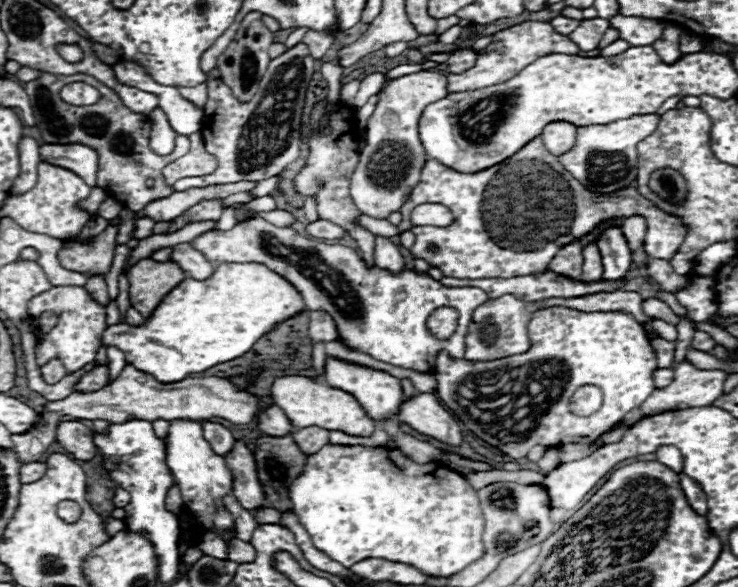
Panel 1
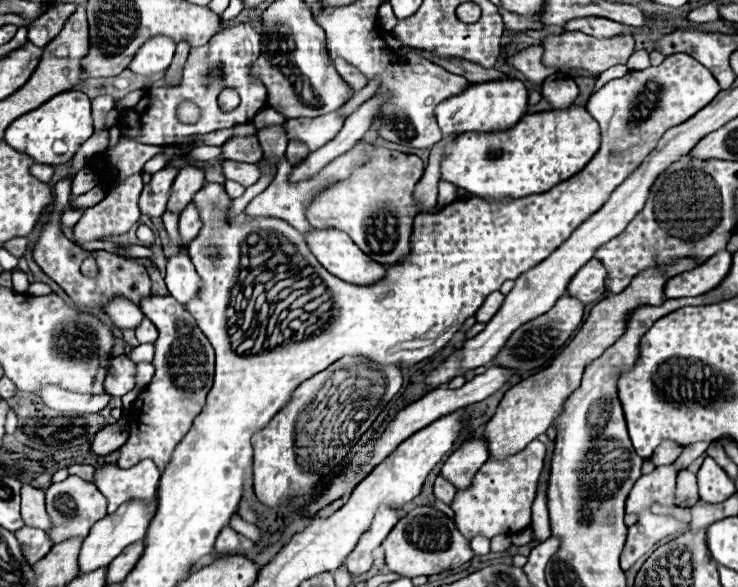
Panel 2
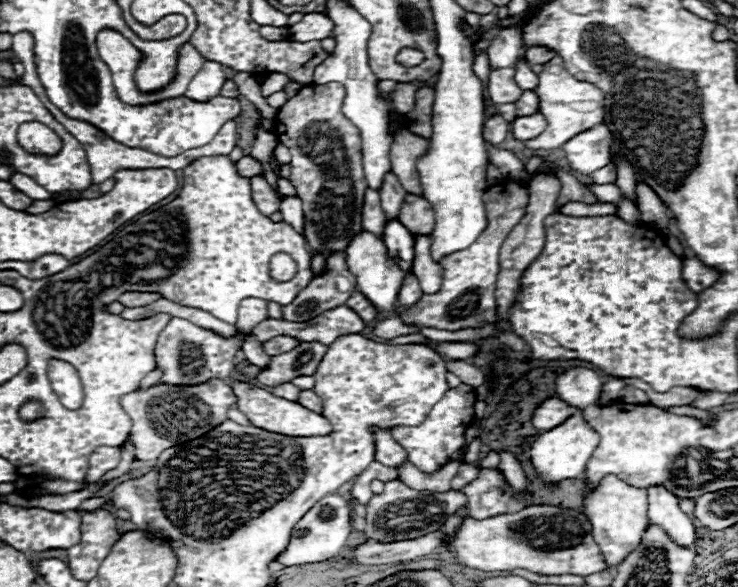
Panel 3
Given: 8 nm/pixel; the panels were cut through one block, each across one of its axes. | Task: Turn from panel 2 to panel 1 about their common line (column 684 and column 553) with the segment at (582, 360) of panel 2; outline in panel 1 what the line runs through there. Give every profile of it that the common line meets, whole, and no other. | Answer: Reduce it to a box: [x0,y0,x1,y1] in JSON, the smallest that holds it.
[548,240,582,280]

